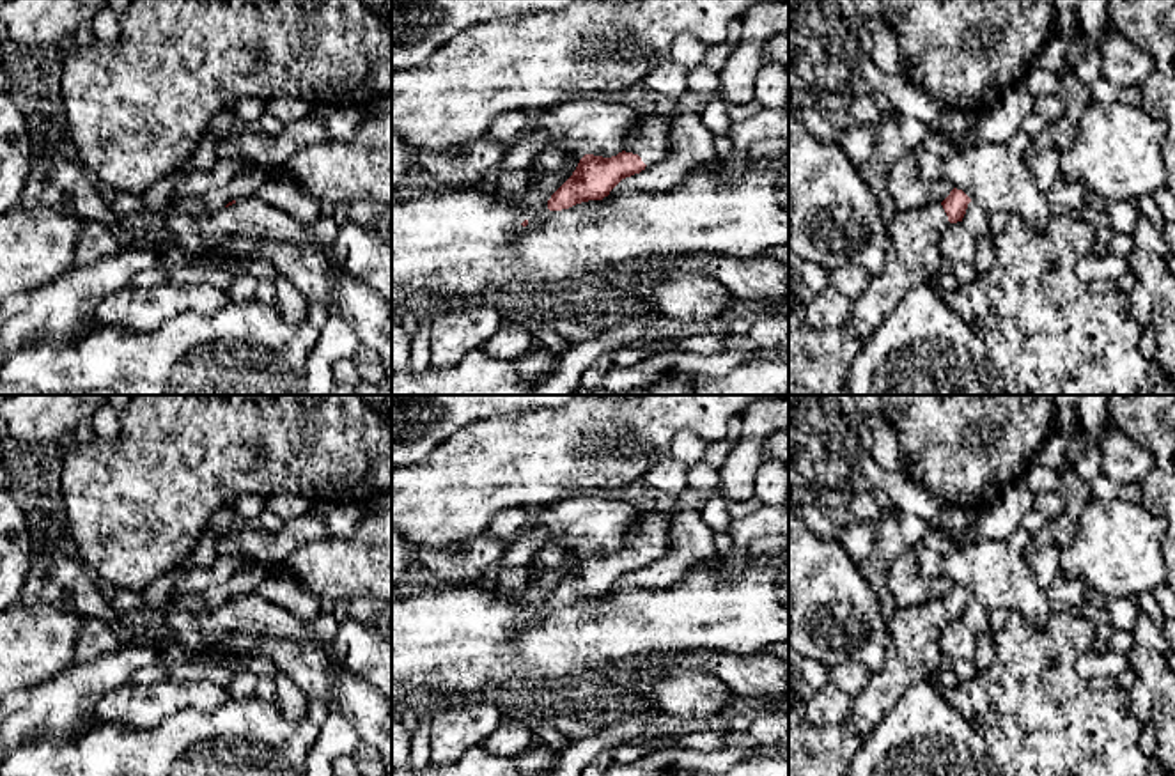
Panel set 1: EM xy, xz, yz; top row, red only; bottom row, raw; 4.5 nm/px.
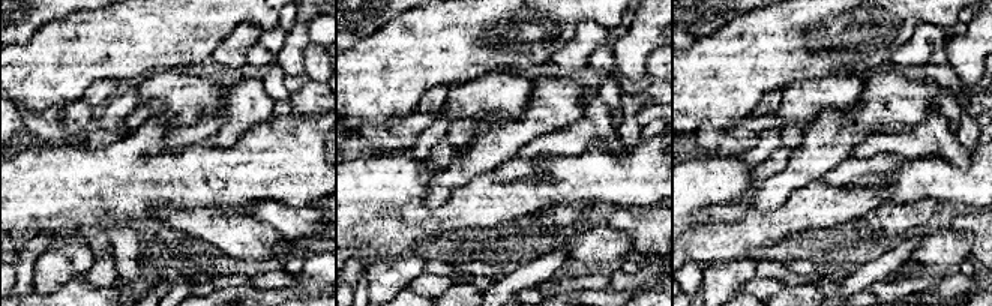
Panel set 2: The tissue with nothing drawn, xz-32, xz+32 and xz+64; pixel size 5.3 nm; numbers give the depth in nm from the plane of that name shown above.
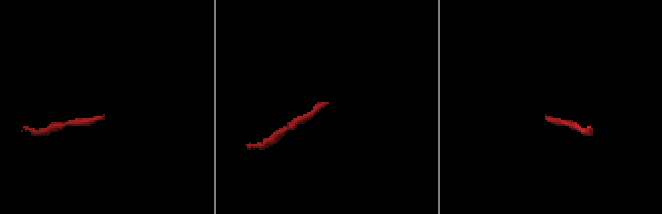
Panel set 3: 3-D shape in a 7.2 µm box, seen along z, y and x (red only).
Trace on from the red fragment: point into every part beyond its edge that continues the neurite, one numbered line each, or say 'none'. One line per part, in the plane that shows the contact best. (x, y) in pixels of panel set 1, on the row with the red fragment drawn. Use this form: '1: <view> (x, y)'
1: xz (649, 139)

